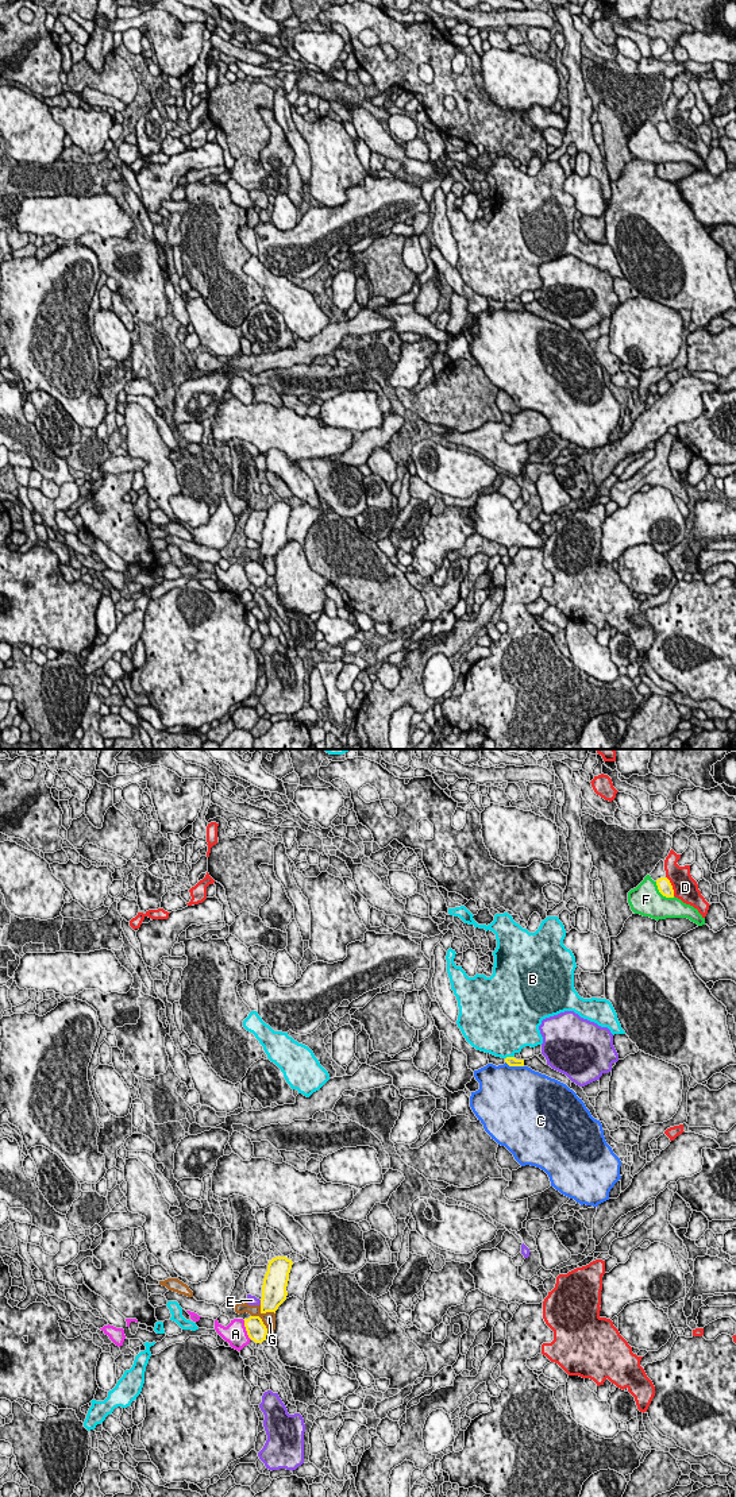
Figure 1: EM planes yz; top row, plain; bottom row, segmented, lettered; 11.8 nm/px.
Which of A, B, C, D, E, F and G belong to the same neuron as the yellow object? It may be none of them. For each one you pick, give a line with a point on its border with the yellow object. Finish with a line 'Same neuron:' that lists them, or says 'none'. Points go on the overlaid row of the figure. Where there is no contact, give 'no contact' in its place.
Same neuron: none

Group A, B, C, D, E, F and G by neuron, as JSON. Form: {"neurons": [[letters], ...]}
{"neurons": [["A"], ["B"], ["C"], ["D"], ["E"], ["F"], ["G"]]}

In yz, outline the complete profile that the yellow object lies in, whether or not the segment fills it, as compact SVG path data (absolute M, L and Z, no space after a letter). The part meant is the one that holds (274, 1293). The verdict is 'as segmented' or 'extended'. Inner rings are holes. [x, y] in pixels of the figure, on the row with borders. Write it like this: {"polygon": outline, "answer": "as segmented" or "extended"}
{"polygon": "M275 1257L269 1261L262 1285L261 1313L274 1312L286 1300L292 1259Z", "answer": "as segmented"}

